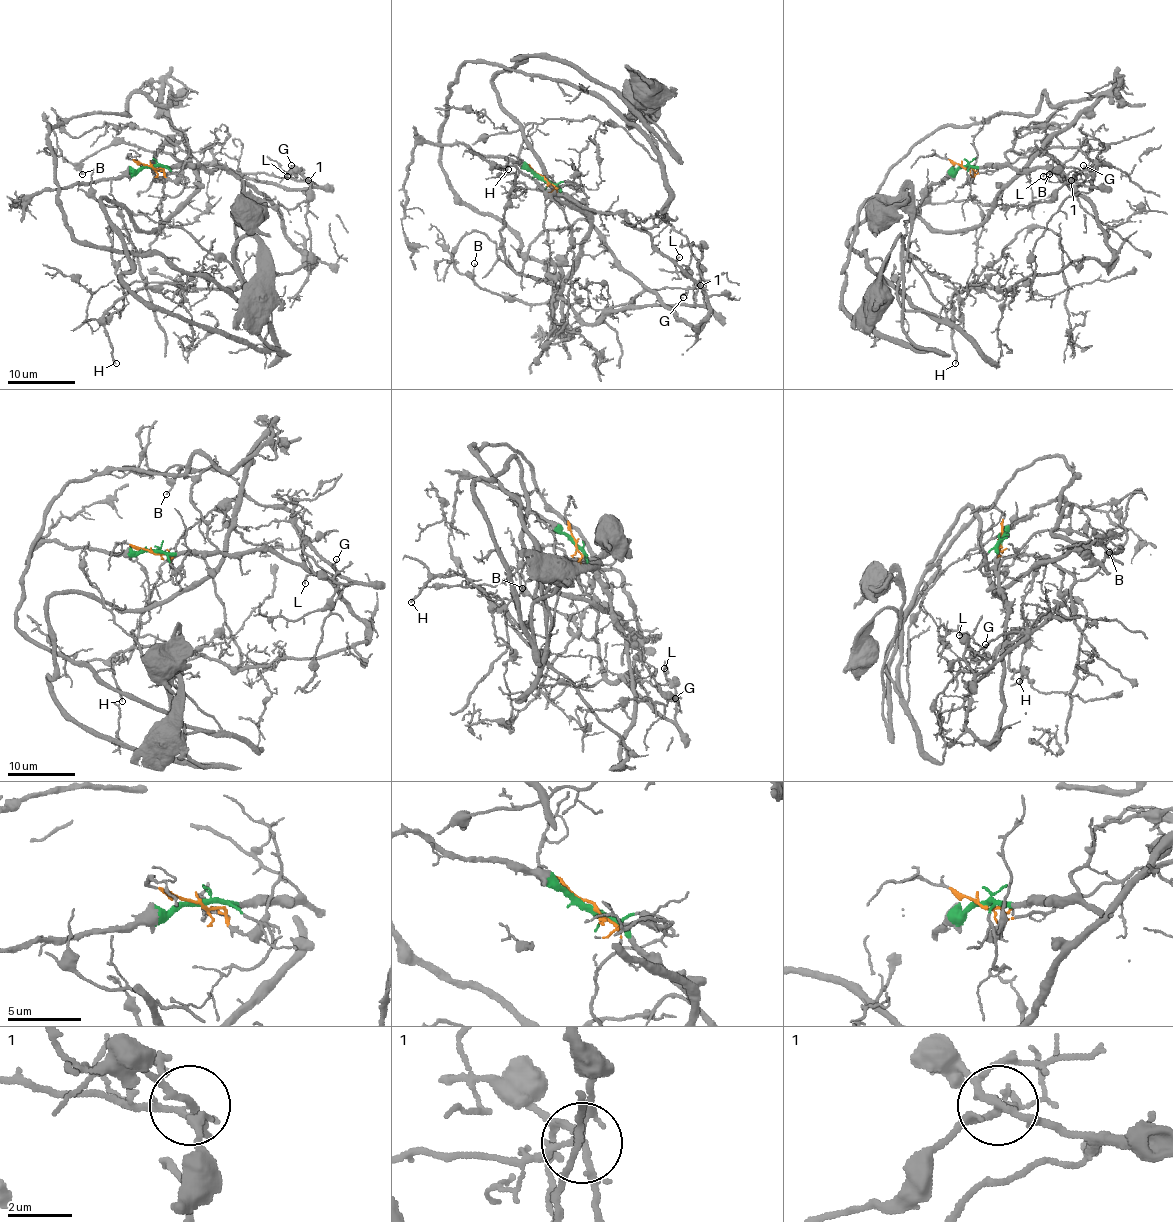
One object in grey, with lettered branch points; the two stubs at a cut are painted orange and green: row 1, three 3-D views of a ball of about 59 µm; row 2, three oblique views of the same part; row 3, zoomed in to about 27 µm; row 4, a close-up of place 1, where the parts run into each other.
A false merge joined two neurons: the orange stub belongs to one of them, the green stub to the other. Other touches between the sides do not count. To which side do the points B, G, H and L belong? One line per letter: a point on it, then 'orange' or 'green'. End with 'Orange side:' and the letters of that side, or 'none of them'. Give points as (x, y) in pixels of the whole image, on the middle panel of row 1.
B: place (474, 263); orange
G: place (683, 297); green
H: place (508, 169); green
L: place (679, 257); orange
Orange side: B, L

